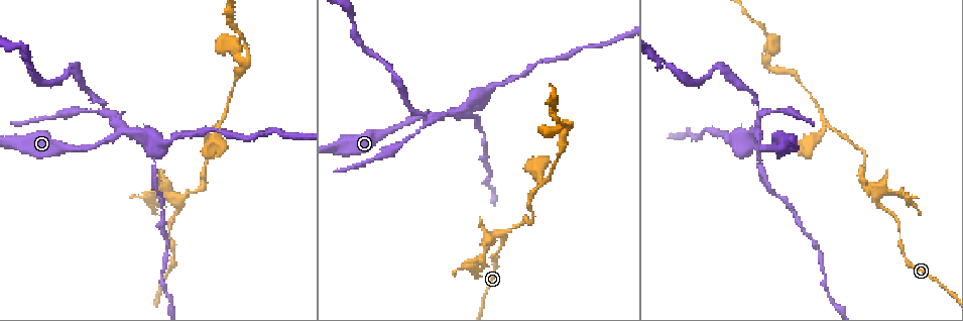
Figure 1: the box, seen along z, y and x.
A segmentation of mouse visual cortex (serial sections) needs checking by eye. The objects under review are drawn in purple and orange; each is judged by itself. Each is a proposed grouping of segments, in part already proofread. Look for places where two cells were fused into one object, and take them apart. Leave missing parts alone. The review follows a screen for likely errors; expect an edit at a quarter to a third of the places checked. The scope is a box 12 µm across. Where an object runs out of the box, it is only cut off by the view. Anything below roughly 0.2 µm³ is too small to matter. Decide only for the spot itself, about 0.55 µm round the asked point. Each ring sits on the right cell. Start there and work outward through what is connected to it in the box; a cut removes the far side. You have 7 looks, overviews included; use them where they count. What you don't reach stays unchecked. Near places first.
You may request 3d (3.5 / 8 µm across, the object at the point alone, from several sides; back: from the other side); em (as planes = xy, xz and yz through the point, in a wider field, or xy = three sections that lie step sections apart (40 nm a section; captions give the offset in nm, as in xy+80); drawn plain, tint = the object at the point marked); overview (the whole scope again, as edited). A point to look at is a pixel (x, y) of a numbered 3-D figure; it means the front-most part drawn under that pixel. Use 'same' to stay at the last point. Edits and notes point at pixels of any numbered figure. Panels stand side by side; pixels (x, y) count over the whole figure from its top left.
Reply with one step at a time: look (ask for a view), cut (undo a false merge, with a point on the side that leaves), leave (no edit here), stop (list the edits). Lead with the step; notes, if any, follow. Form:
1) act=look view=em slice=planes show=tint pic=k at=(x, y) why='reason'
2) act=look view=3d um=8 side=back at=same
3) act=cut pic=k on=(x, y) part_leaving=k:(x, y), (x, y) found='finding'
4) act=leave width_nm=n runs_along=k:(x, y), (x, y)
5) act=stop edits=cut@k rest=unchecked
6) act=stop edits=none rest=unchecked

act=look view=3d um=3.5 pic=1 at=(878, 198) why='abrupt turn'

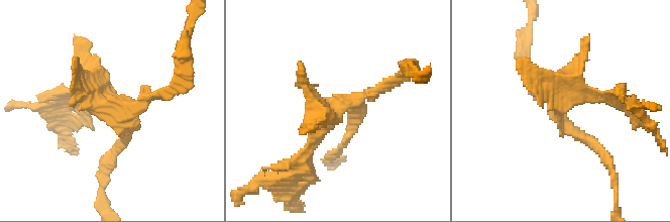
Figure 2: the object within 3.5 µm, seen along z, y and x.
act=look view=em slice=xy step=3 show=tint pic=2 at=(352, 101)

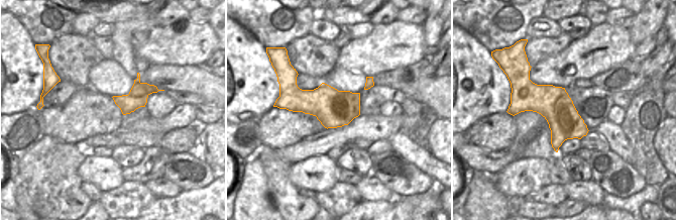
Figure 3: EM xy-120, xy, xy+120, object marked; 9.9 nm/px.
act=cut pic=2 on=(325, 128) part_leaving=2:(344, 103), (325, 108), (295, 170) found='a second cell is stuck on'

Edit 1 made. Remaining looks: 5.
act=look view=em slice=planes show=tint pic=1 at=(864, 154) why='abrupt turn'

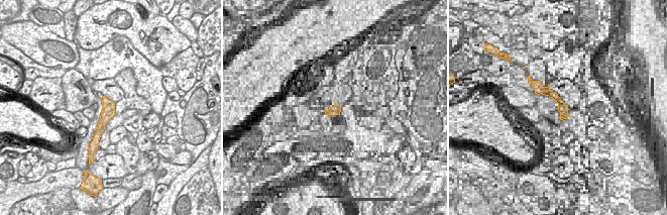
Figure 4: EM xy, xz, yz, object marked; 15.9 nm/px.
act=look view=3d um=3.5 at=same

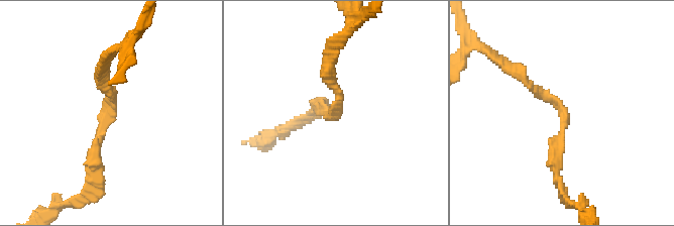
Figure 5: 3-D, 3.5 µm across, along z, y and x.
act=leave width_nm=220 runs_along=5:(556, 172), (564, 116), (510, 66) found='all the same cell'

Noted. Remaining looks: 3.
act=look view=em slice=xy step=1 show=tint pic=1 at=(243, 61) why='abrupt turn'

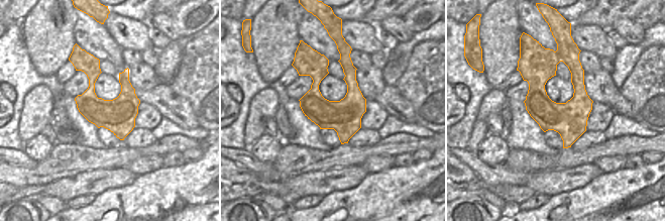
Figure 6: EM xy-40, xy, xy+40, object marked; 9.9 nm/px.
act=look view=3d um=3.5 at=same why='see where the arms go'

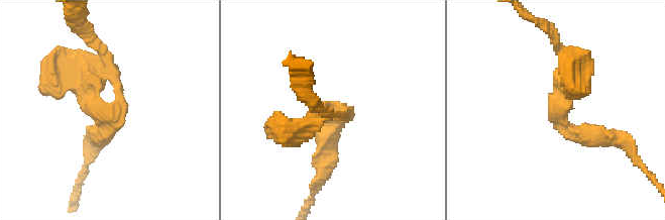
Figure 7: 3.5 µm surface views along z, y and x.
act=leave runs_along=7:(616, 138), (559, 117), (577, 67) found='all the same cell'

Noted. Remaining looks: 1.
act=stop edits=cut@2 rest=unchecked

